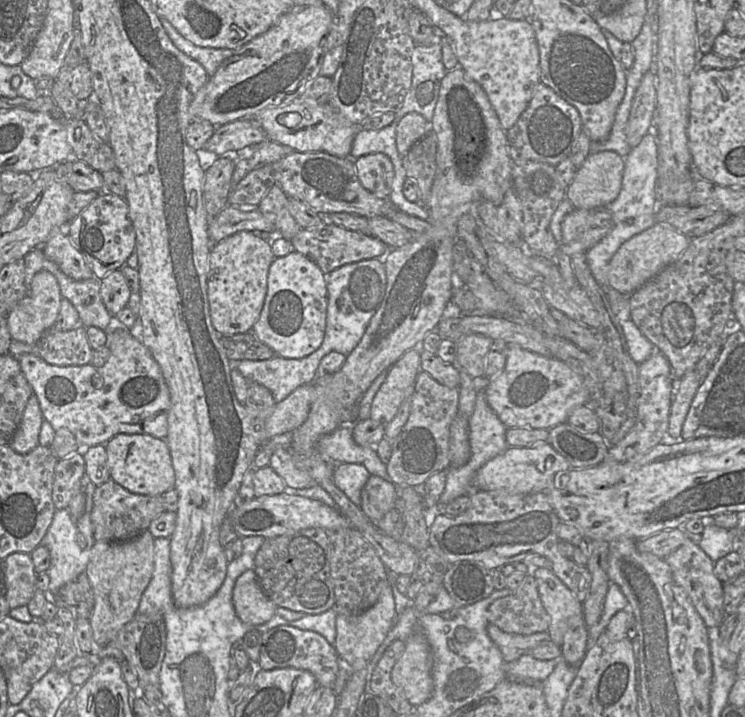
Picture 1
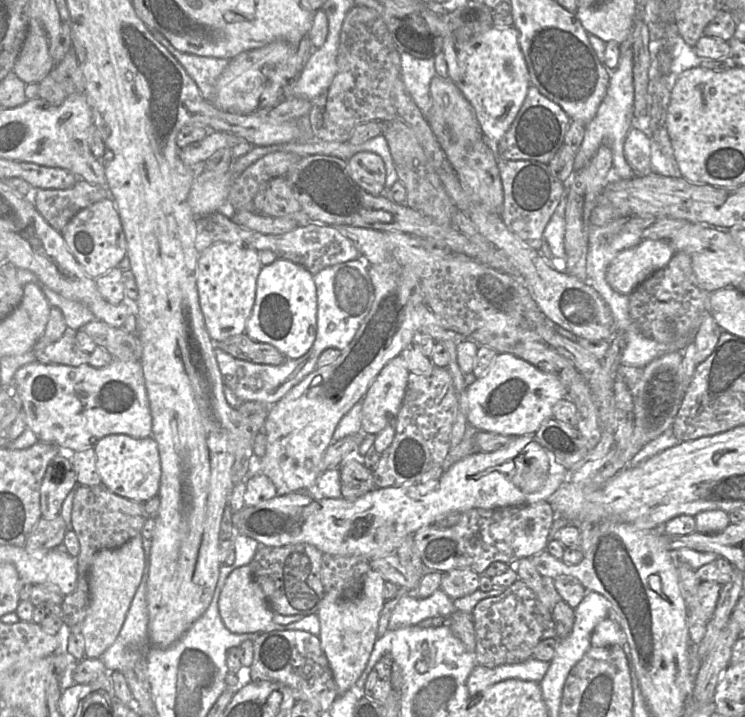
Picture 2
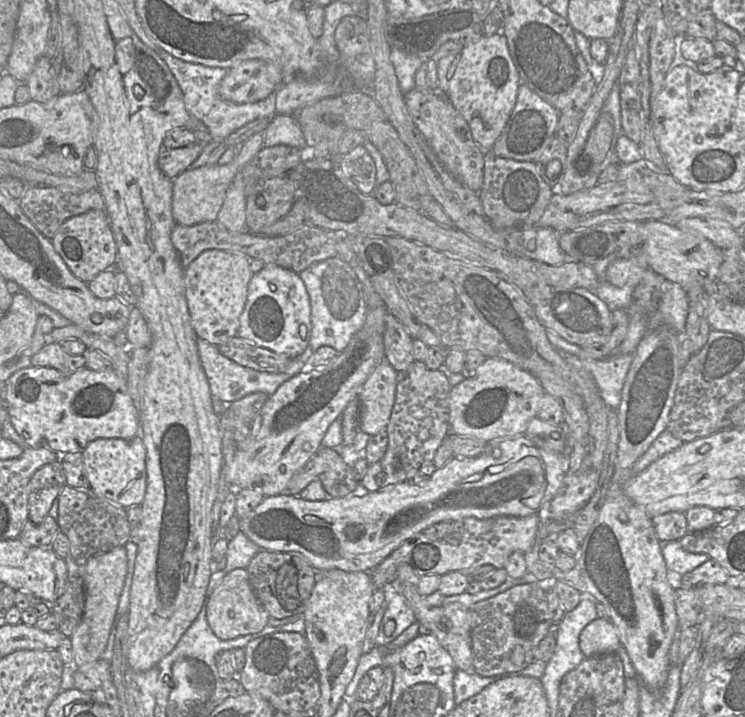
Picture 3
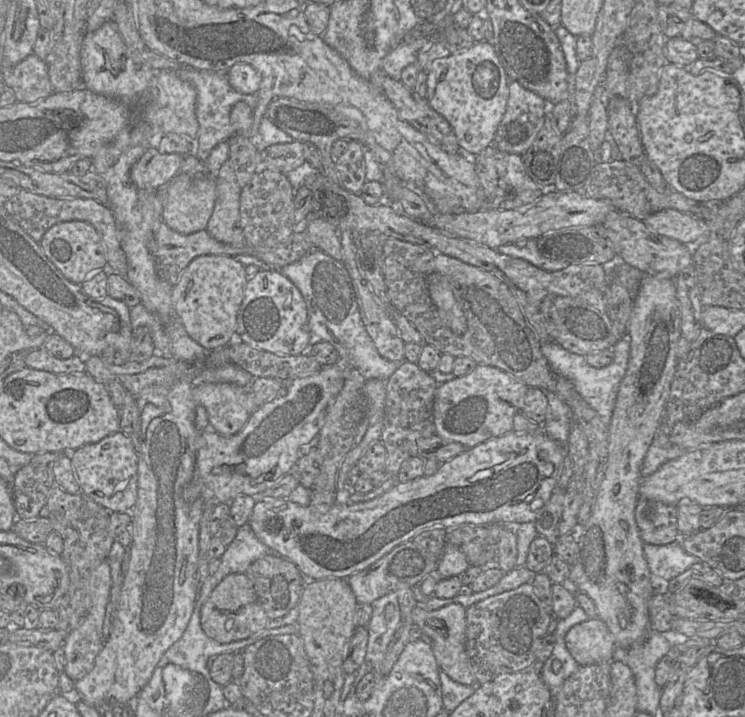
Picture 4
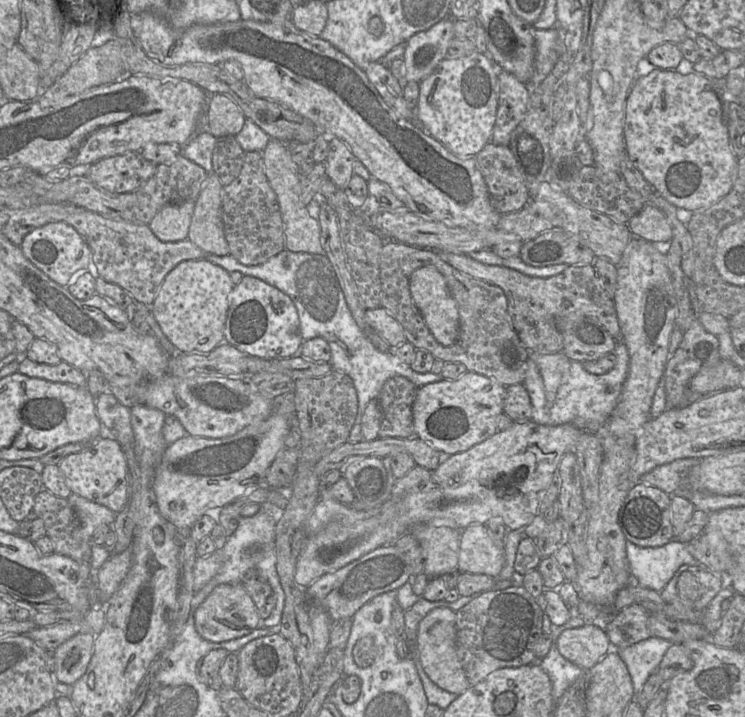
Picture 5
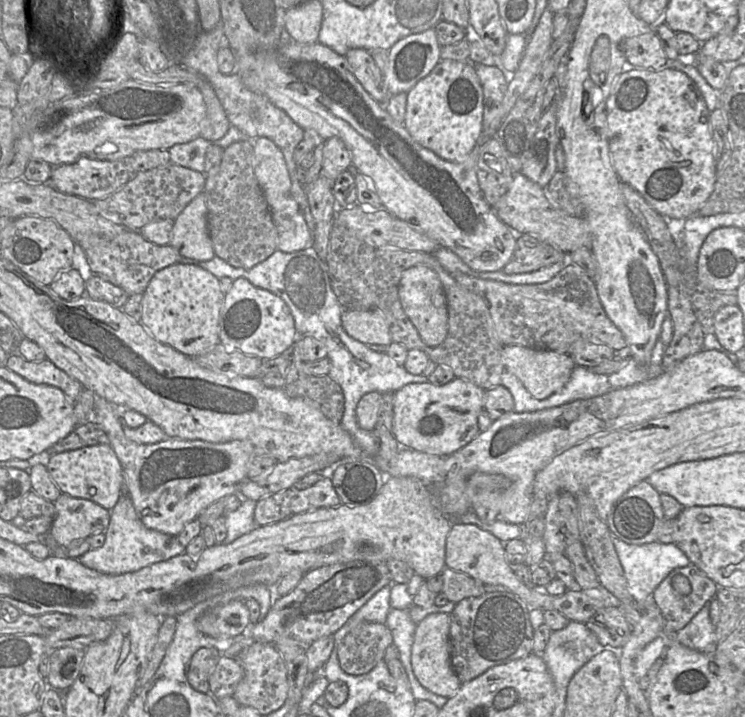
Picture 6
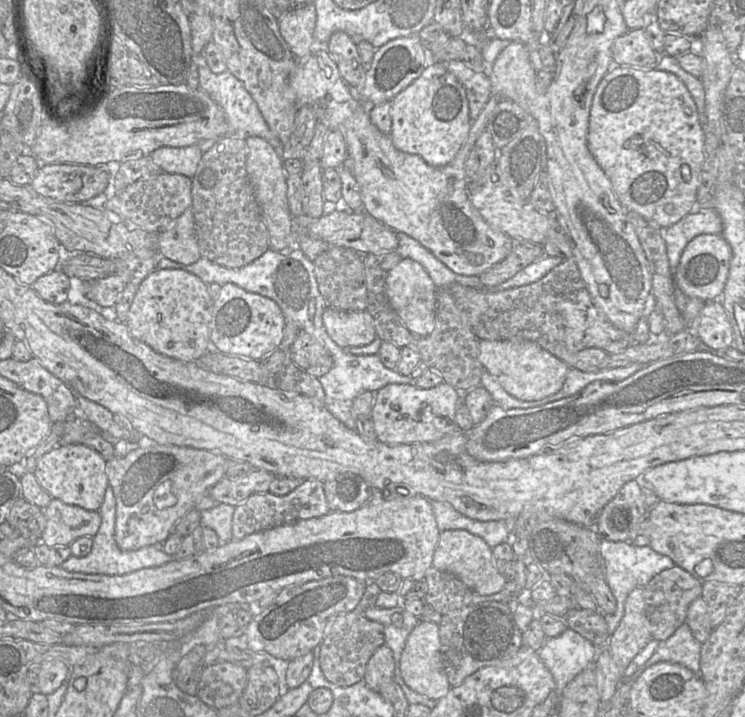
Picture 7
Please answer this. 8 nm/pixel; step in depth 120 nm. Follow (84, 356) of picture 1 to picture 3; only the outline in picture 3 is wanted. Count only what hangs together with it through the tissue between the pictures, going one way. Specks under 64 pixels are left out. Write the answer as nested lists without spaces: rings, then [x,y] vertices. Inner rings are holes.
[[[60,343],[46,344],[30,359],[33,367],[50,367],[65,375],[85,367],[85,359],[82,355],[69,355],[61,347]]]

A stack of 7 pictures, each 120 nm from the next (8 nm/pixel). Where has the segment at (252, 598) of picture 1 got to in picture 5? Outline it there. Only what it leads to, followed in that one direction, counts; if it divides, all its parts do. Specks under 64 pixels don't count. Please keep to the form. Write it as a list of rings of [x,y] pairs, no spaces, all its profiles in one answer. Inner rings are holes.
[[[219,584],[199,605],[194,615],[195,629],[205,640],[213,643],[241,638],[252,633],[260,619],[257,608],[242,584]]]

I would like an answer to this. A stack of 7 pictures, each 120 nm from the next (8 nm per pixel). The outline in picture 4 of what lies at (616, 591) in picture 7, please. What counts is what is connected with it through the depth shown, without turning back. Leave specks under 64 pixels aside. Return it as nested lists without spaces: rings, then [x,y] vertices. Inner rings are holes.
[[[680,539],[667,545],[644,543],[644,556],[652,575],[670,581],[690,566],[701,562],[682,548]]]

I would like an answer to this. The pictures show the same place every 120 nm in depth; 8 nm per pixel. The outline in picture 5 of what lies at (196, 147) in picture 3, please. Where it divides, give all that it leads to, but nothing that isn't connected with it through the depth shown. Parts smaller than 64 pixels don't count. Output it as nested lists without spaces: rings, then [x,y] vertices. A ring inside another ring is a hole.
[[[129,152],[122,155],[101,159],[89,166],[87,172],[91,182],[111,194],[130,193],[143,186],[154,174],[156,165],[142,157],[140,152]]]

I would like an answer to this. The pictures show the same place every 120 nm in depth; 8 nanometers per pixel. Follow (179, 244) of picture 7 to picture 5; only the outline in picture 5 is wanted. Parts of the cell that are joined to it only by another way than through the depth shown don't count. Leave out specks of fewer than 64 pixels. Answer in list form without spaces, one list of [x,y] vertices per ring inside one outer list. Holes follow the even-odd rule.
[[[209,173],[195,200],[187,236],[194,245],[217,256],[229,254],[222,221],[222,189],[218,176]]]

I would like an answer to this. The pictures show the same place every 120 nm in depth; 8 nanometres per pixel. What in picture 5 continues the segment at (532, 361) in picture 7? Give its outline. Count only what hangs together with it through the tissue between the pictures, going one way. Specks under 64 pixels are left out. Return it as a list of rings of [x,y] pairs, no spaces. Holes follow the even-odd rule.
[[[562,351],[555,354],[531,352],[530,359],[537,365],[541,374],[546,400],[553,402],[562,376],[569,368],[570,360]]]

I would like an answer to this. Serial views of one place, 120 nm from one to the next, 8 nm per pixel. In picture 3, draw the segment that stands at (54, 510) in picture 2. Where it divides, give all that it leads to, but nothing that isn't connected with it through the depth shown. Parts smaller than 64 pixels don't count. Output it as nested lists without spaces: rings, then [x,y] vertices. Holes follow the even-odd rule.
[[[60,460],[38,469],[28,485],[28,520],[41,523],[65,485],[66,477]]]

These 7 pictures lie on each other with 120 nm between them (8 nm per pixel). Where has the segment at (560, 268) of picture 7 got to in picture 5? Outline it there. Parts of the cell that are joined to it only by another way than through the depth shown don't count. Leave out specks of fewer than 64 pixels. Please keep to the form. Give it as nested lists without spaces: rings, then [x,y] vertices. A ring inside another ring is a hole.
[[[436,252],[460,272],[503,289],[508,300],[507,311],[513,328],[523,345],[531,352],[540,354],[561,352],[563,336],[558,329],[558,322],[560,322],[560,317],[565,317],[572,312],[582,312],[586,316],[596,318],[614,338],[620,340],[620,325],[614,302],[590,264],[571,265],[557,275],[537,278],[526,276],[507,267],[481,263],[468,254]]]

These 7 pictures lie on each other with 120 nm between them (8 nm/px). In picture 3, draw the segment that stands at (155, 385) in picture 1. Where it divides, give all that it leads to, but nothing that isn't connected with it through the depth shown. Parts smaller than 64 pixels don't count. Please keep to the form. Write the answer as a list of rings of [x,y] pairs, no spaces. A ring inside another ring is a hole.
[[[28,367],[15,372],[6,382],[3,387],[3,401],[6,404],[6,410],[9,415],[10,422],[23,441],[23,448],[47,448],[56,454],[67,454],[82,452],[86,446],[97,439],[130,439],[139,435],[140,432],[140,417],[133,400],[127,392],[127,383],[122,381],[116,372],[111,368],[105,371],[92,371],[86,367],[72,373],[65,375],[56,369],[50,367]]]

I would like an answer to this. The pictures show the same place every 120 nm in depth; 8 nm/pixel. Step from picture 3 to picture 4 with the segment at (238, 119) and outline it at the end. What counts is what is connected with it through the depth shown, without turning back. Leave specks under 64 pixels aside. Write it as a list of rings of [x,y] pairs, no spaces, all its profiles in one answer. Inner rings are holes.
[[[182,66],[177,72],[178,76],[191,83],[197,91],[195,115],[198,122],[196,137],[191,140],[189,155],[195,156],[205,162],[214,147],[234,135],[234,128],[230,122],[232,107],[239,101],[245,102],[252,110],[257,106],[256,94],[242,94],[234,90],[224,72],[203,71],[192,67]]]

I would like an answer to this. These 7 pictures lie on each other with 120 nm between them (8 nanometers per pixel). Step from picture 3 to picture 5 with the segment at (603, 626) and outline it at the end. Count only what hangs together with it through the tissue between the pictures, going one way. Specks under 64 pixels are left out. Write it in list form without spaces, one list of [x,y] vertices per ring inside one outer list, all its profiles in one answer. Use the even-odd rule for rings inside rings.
[[[594,624],[563,631],[557,646],[565,659],[585,672],[613,650],[605,630]]]

